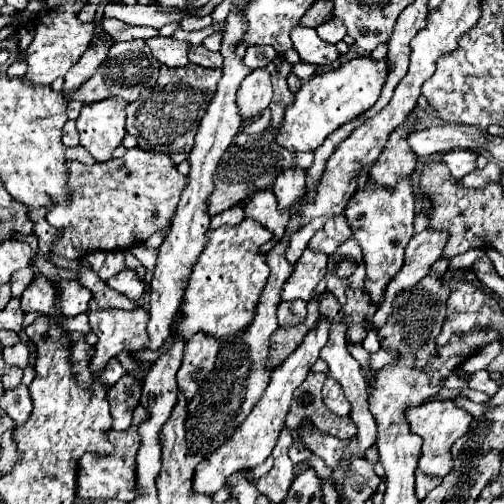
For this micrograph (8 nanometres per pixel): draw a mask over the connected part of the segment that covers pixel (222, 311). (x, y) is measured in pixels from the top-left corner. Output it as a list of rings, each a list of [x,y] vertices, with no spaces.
[[[245,218],[237,226],[221,226],[207,232],[207,246],[203,248],[185,288],[181,304],[183,318],[167,344],[175,338],[189,340],[195,332],[205,332],[223,340],[245,330],[253,322],[259,294],[269,278],[267,256],[261,252],[261,246],[271,238],[273,234],[251,218]]]

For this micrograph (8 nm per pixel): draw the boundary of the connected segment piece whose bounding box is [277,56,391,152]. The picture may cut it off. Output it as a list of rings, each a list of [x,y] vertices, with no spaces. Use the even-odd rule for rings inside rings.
[[[361,56],[341,62],[337,68],[319,72],[301,86],[295,94],[295,102],[287,106],[281,130],[277,134],[277,144],[293,152],[315,150],[333,130],[355,120],[377,102],[389,70],[391,66],[387,64],[387,58],[373,60],[371,56]]]

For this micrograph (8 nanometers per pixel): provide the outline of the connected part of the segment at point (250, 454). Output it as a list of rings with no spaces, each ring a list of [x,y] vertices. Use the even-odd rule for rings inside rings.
[[[321,318],[317,322],[315,328],[311,328],[307,332],[307,336],[303,338],[303,342],[297,346],[295,354],[291,354],[291,358],[287,358],[287,362],[283,362],[283,366],[279,366],[273,374],[271,374],[271,380],[269,380],[269,386],[267,390],[263,392],[261,400],[253,406],[251,414],[241,422],[241,426],[225,438],[225,442],[213,452],[209,454],[207,460],[203,460],[197,470],[195,470],[195,478],[193,478],[193,490],[197,494],[207,494],[207,496],[213,496],[217,490],[221,490],[227,482],[227,478],[231,474],[235,474],[237,470],[243,470],[243,468],[249,468],[249,466],[259,466],[265,462],[265,458],[273,452],[275,444],[277,444],[277,438],[279,438],[279,432],[285,424],[285,416],[289,412],[289,402],[291,402],[291,396],[295,392],[295,388],[307,378],[311,366],[317,362],[319,358],[319,350],[327,344],[327,338],[329,338],[329,326],[331,322],[327,318]]]

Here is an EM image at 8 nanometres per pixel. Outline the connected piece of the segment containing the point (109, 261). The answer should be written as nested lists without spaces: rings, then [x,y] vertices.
[[[113,250],[113,252],[107,252],[107,258],[105,258],[105,262],[103,262],[103,266],[101,266],[101,270],[97,272],[99,274],[99,278],[101,280],[107,280],[107,278],[111,278],[111,276],[115,276],[115,274],[119,274],[123,268],[125,268],[125,256],[123,256],[123,252],[121,250]]]

